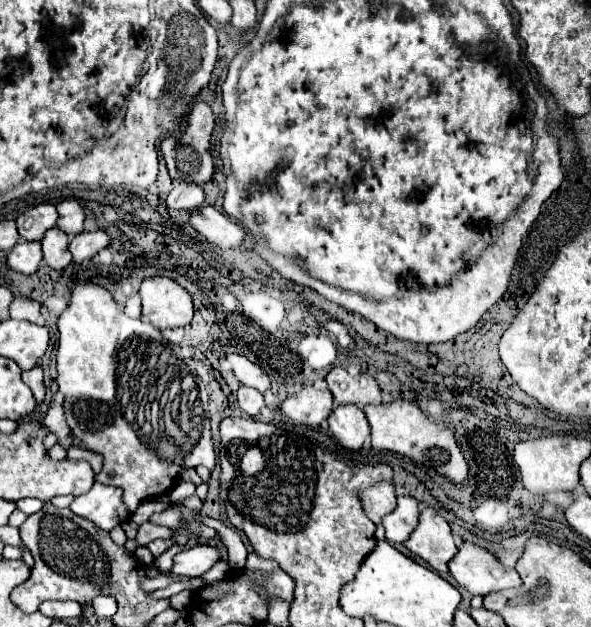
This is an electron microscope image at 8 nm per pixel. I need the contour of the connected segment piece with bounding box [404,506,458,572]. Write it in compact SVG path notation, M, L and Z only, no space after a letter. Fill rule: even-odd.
M426 506L418 516L418 526L404 542L404 546L420 556L436 572L448 572L448 562L456 554L450 524L438 514L434 506Z

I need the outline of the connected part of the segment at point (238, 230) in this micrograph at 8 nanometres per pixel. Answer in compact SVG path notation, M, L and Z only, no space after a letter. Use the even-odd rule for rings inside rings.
M200 206L198 210L190 212L190 224L196 232L200 232L208 242L220 246L222 250L236 248L242 244L246 232L240 224L218 212L214 206Z

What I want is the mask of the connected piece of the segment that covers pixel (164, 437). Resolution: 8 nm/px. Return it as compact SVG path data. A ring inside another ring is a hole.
M82 282L82 284L74 286L68 308L58 318L56 370L58 370L56 382L58 382L60 392L64 394L64 412L66 412L68 426L72 428L74 436L88 450L94 450L104 456L104 469L95 475L95 481L102 484L94 484L90 488L90 492L74 498L74 502L70 504L70 510L74 514L78 514L86 520L92 520L98 528L112 530L114 526L128 520L128 512L132 514L142 500L157 495L161 496L169 491L174 486L180 470L196 468L196 466L206 466L210 470L214 468L216 456L214 456L212 438L210 438L210 418L208 418L208 412L200 408L200 406L208 406L208 372L200 370L200 366L196 366L194 358L178 356L176 346L162 340L158 328L154 328L148 322L128 318L104 286L94 284L94 282ZM160 380L170 380L176 384L164 388L164 386L160 386ZM194 402L198 404L198 408L192 408ZM174 414L192 414L192 428L188 424L180 422L178 416L174 416ZM106 485L120 486L124 490L124 496L122 496L120 488Z

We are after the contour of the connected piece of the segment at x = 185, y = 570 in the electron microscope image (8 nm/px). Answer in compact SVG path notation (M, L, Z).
M198 544L190 550L182 550L174 556L174 566L172 572L186 576L186 578L196 578L208 572L218 560L222 558L220 548L212 544Z

